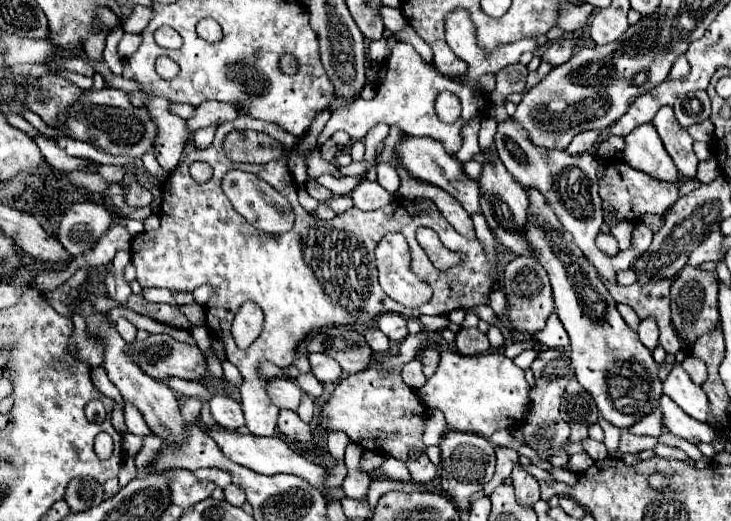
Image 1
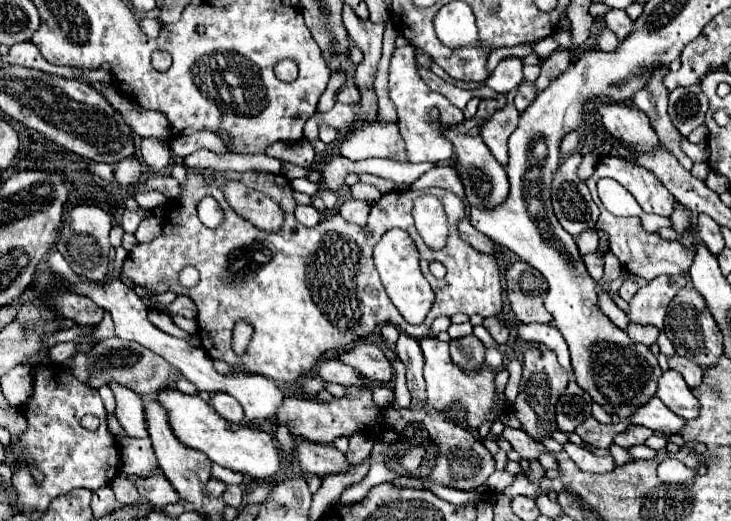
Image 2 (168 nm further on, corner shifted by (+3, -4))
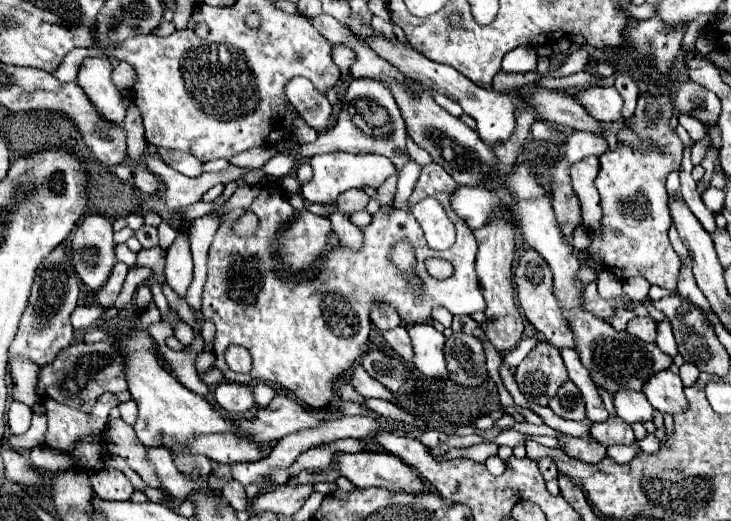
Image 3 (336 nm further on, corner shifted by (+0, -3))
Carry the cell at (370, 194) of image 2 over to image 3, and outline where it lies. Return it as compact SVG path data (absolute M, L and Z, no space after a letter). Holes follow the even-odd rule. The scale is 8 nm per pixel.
M352 188L352 190L346 190L338 196L336 200L336 208L338 210L344 210L348 216L350 212L356 212L356 210L364 210L368 204L368 194L360 188Z

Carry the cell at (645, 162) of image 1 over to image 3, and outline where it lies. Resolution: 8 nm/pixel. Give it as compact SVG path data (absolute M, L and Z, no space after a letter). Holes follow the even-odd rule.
M598 86L586 88L578 94L578 100L586 108L586 112L590 112L590 116L594 116L596 120L602 120L602 122L624 120L622 118L624 100L614 86L610 86L610 88L598 88Z

